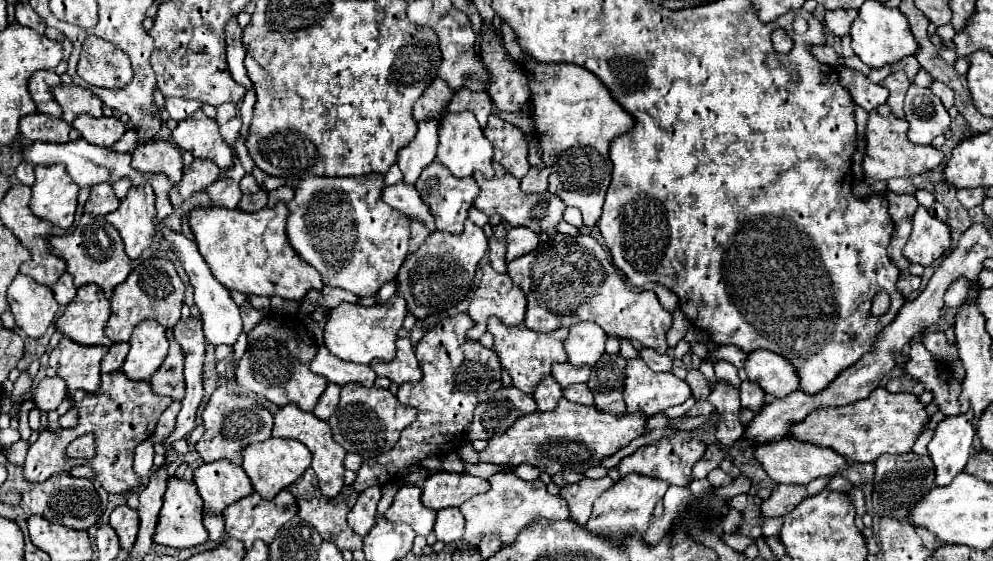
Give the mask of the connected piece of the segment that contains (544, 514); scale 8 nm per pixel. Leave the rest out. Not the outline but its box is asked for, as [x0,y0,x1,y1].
[461,472,569,544]

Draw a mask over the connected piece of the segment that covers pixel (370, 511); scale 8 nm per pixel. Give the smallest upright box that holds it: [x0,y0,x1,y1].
[347,486,381,536]

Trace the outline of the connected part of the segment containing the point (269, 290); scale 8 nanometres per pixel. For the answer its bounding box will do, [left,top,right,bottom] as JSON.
[189,204,321,300]

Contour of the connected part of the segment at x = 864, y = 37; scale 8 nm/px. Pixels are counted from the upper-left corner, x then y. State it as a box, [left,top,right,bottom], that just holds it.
[849,2,919,68]

